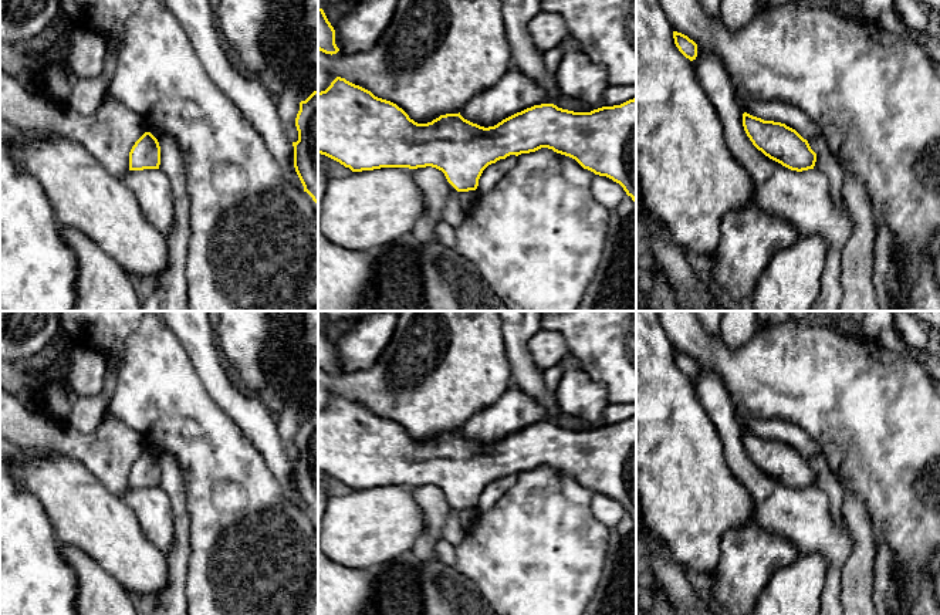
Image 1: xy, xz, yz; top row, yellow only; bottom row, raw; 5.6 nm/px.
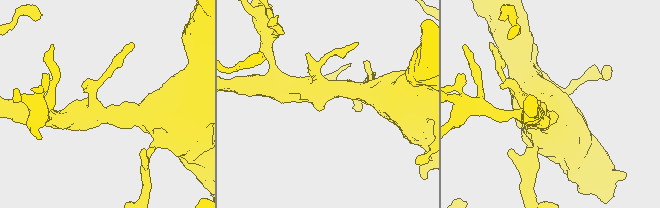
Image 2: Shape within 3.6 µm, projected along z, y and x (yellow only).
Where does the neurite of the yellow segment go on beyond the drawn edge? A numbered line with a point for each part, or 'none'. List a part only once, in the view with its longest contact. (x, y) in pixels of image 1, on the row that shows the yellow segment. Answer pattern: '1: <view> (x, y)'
none

